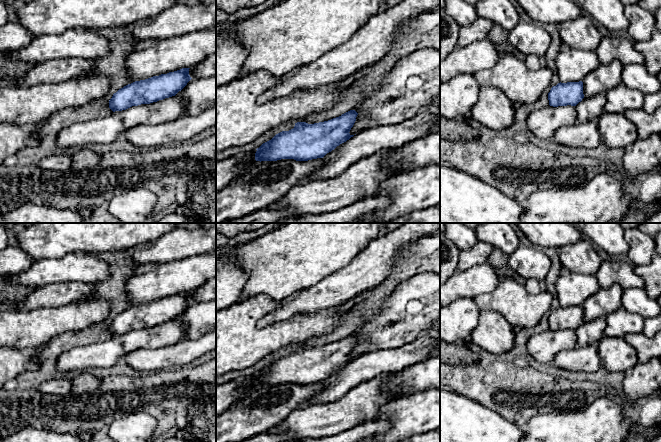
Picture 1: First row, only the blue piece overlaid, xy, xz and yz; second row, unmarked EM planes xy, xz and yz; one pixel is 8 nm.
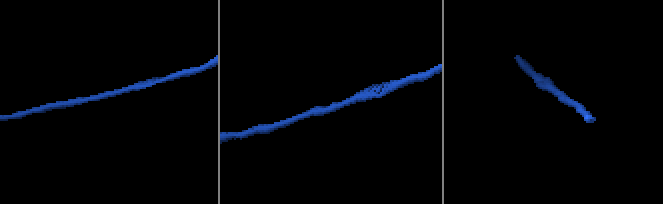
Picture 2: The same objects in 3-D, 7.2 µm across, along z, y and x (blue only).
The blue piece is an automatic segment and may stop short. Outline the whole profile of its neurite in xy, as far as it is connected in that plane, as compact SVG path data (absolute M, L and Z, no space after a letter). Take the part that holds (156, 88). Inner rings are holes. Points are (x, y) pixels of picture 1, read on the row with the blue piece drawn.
M182 68L128 84L113 94L109 100L109 108L113 112L122 111L175 96L192 79L189 69Z

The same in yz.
M583 82L558 83L553 86L548 93L549 105L558 106L576 106L584 98Z

